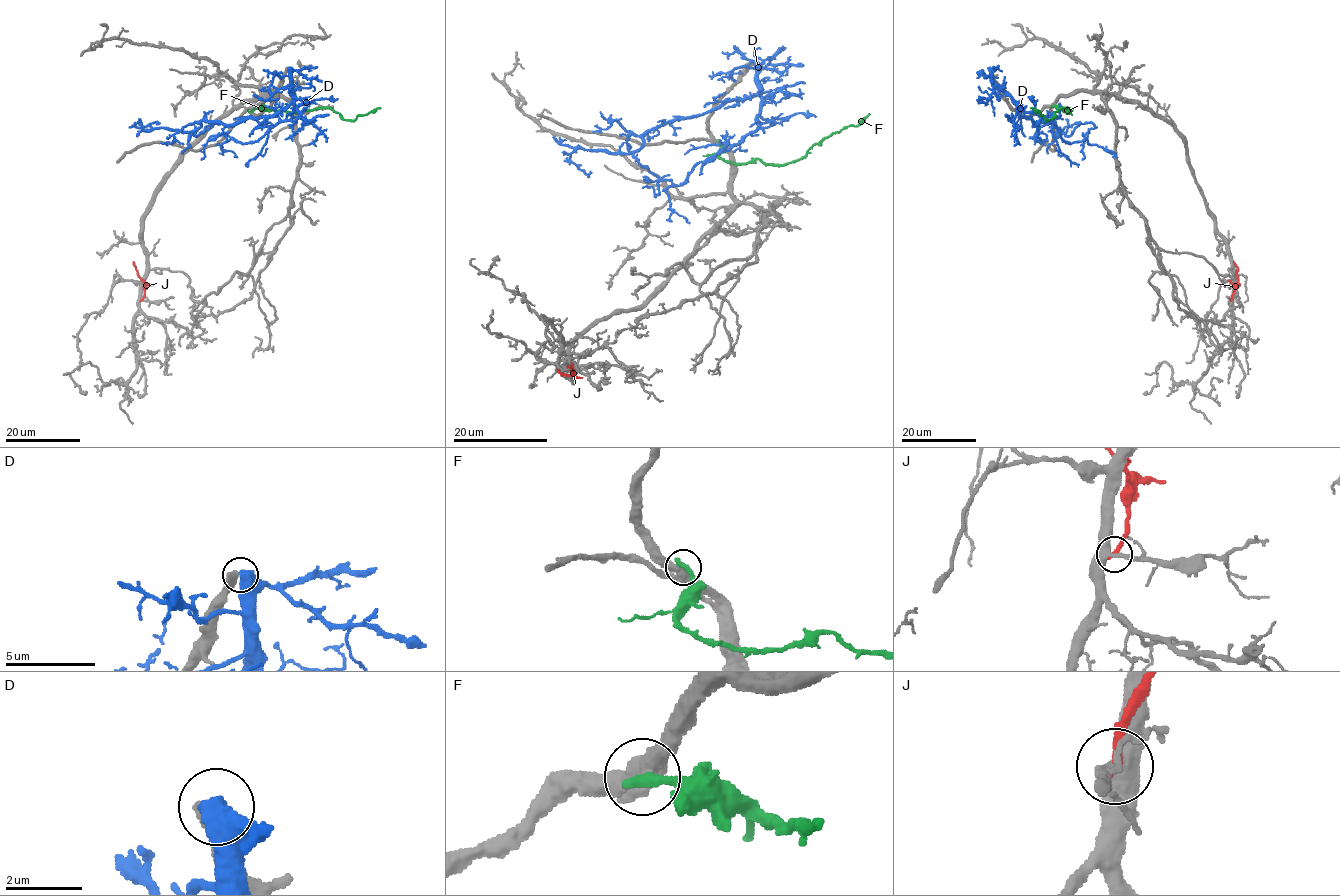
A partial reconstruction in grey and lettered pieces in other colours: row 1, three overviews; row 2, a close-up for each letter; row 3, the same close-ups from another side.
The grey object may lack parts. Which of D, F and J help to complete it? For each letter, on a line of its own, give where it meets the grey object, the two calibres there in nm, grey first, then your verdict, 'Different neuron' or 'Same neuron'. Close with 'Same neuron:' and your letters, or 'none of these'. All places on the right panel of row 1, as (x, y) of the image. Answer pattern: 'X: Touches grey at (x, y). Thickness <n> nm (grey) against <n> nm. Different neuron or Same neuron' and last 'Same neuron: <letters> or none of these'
D: Touches grey at (990, 68). Thickness 550 nm (grey) against 700 nm. Different neuron
F: Touches grey at (1053, 105). Thickness 460 nm (grey) against 360 nm. Different neuron
J: Touches grey at (1231, 300). Thickness 300 nm (grey) against 260 nm. Different neuron
Same neuron: none of these

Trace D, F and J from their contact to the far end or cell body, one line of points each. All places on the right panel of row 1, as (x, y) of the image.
D: (989, 68), (991, 79), (1007, 93), (1021, 116), (1035, 125), (1046, 121), (1062, 132), (1058, 129), (1077, 123)
F: (1053, 105), (1070, 111), (1067, 113), (1071, 111), (1060, 108), (1045, 120), (1030, 108)
J: (1231, 300), (1238, 280), (1233, 262)

